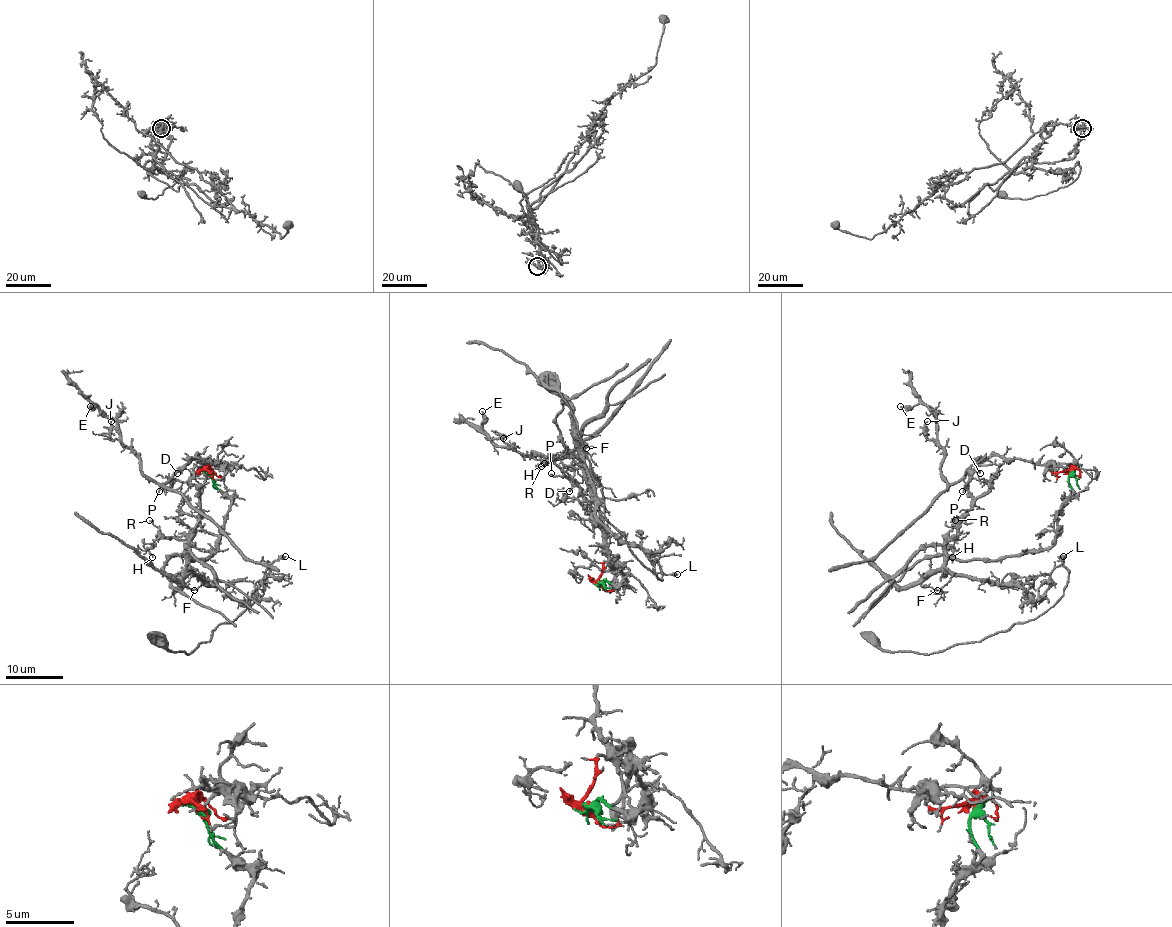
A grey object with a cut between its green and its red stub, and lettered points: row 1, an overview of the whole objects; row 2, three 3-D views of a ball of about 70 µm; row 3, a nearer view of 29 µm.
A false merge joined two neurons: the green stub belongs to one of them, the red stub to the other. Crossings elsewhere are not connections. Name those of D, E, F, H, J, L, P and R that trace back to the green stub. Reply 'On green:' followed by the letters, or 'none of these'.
On green: F, H, L, R

